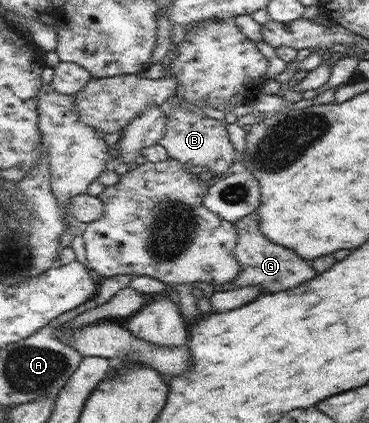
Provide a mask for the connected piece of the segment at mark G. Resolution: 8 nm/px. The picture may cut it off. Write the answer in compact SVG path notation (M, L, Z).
M252 212L234 223L238 232L235 256L241 270L232 280L231 288L238 286L260 286L262 293L277 293L287 289L294 289L297 284L307 282L317 276L313 265L307 260L299 258L293 250L278 245L269 240L260 229L260 218L257 212Z

